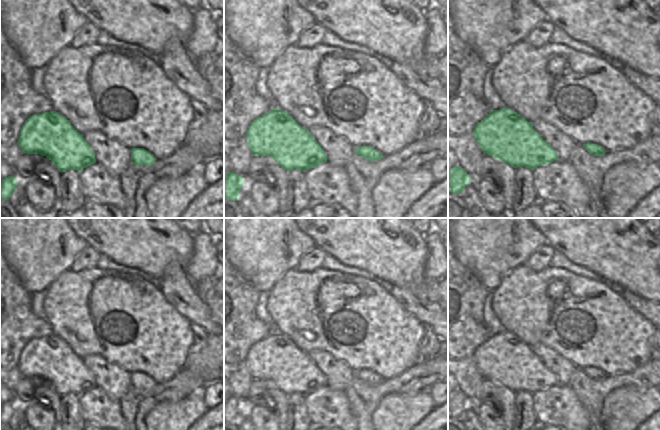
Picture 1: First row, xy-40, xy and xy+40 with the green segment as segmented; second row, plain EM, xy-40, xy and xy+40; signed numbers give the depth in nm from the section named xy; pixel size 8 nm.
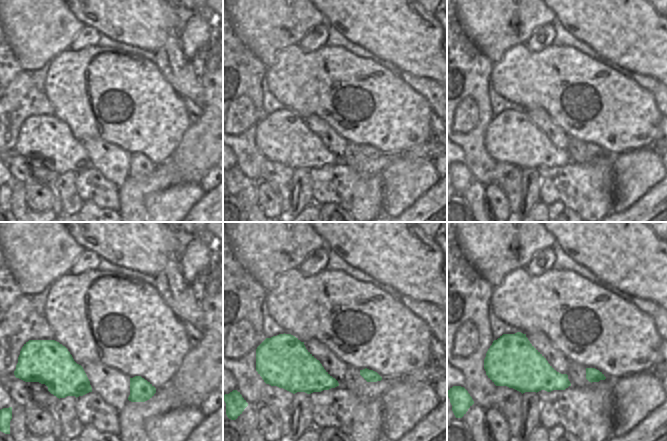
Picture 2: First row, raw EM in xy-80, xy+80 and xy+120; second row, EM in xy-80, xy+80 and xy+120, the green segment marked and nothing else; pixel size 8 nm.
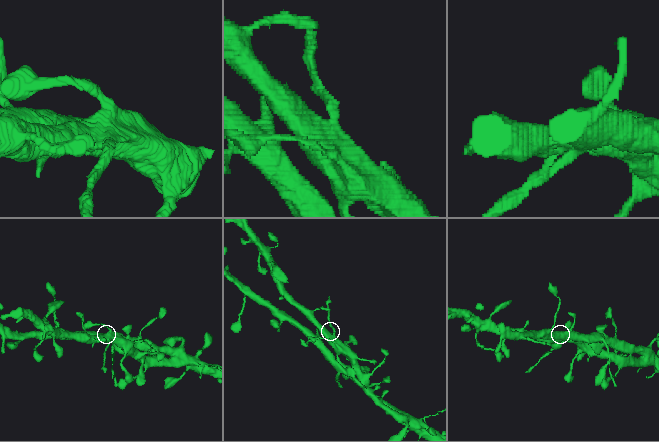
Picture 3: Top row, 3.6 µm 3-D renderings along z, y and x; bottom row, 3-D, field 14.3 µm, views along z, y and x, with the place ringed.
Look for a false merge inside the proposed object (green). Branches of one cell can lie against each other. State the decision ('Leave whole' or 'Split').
Split

